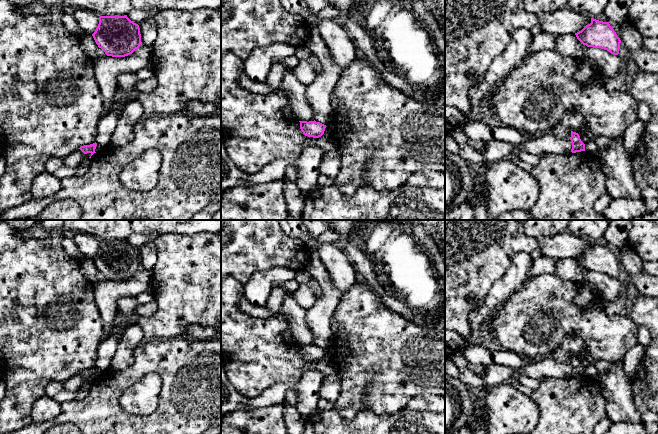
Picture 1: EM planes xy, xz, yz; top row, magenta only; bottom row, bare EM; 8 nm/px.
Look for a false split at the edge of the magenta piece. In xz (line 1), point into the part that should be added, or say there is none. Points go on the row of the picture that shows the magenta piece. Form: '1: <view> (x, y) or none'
1: none

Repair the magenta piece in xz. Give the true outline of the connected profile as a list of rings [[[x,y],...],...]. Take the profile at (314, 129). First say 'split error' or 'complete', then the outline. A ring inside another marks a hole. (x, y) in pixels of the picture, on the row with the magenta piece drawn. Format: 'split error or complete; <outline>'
complete; [[[299,121],[300,129],[305,136],[319,138],[324,134],[326,125],[314,121]]]

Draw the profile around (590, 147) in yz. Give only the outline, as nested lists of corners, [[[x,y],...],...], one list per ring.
[[[594,141],[585,144],[585,152],[592,156],[599,156],[599,149]]]

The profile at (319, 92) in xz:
[[[305,20],[305,24],[308,36],[306,45],[319,59],[322,67],[315,80],[307,86],[307,101],[314,111],[314,120],[328,125],[335,118],[331,94],[342,69],[334,62],[330,49],[320,34],[319,23],[314,20]]]

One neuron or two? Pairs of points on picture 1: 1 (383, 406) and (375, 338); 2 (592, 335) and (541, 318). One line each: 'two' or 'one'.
1: one
2: one

